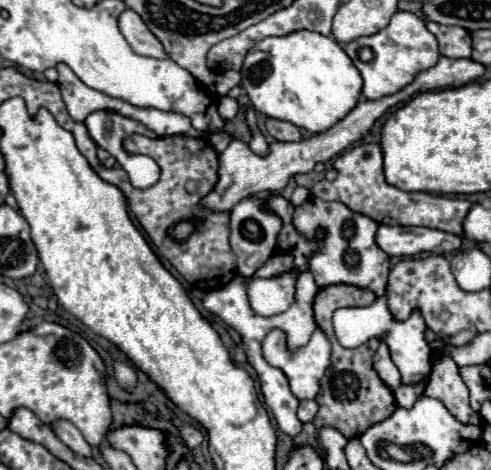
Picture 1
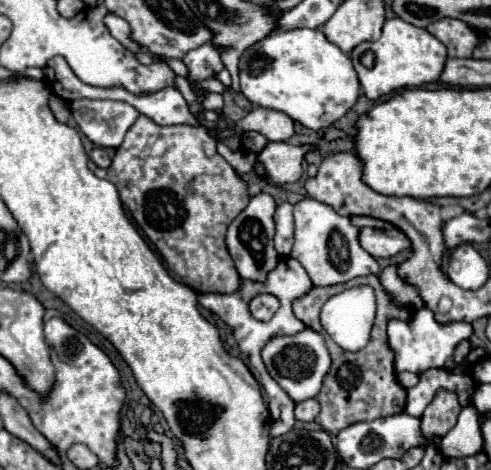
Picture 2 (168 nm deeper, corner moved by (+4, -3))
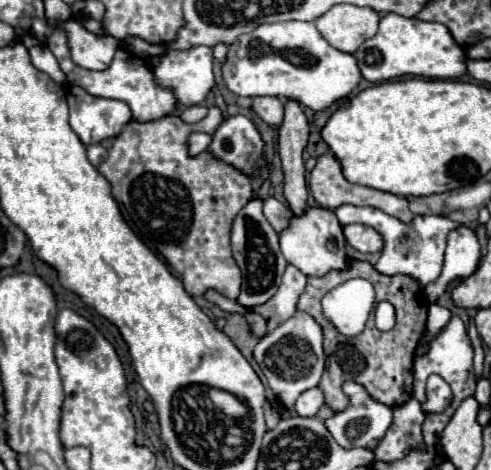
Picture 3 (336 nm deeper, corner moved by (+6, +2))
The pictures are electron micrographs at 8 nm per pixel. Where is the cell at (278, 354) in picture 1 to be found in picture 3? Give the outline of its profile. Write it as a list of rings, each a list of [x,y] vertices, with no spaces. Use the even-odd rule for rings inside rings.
[[[296,311],[290,319],[280,323],[274,331],[260,337],[260,341],[254,347],[254,359],[258,361],[278,401],[288,411],[292,411],[298,395],[320,383],[320,377],[324,371],[322,329],[310,315],[306,315],[304,311]]]

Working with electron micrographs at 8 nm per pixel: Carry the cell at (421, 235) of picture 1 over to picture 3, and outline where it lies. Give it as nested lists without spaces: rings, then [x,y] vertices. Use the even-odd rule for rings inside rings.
[[[344,225],[346,243],[362,253],[378,253],[382,249],[382,237],[366,225]]]

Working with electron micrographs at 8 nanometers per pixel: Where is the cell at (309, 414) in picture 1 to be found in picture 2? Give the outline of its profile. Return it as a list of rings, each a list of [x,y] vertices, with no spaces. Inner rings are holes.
[[[314,398],[296,404],[296,418],[302,422],[312,422],[318,416],[318,412],[320,412],[320,404]]]

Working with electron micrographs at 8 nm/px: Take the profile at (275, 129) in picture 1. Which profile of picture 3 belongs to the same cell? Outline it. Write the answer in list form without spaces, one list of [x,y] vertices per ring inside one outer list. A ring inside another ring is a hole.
[[[254,97],[252,109],[256,109],[256,115],[268,125],[280,127],[284,115],[284,103],[280,97]]]

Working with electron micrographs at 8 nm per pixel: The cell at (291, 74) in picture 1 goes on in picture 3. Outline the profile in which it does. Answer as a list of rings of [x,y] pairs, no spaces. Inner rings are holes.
[[[280,21],[264,23],[254,31],[240,35],[230,47],[222,63],[222,79],[226,87],[242,97],[274,95],[282,99],[298,99],[304,107],[322,111],[334,101],[348,97],[360,83],[358,63],[350,53],[342,53],[320,35],[316,23]]]

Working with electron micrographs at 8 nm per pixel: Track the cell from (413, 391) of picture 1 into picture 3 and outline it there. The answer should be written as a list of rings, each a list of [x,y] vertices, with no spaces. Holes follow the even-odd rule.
[[[430,375],[426,383],[426,401],[422,403],[424,413],[442,413],[452,401],[450,385],[440,375]]]

